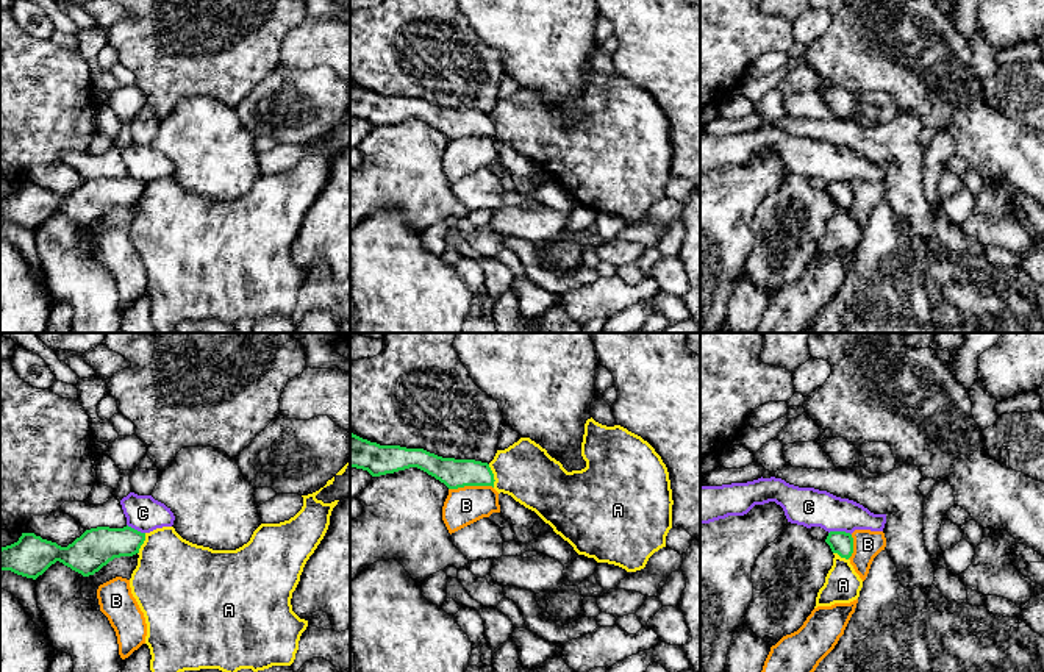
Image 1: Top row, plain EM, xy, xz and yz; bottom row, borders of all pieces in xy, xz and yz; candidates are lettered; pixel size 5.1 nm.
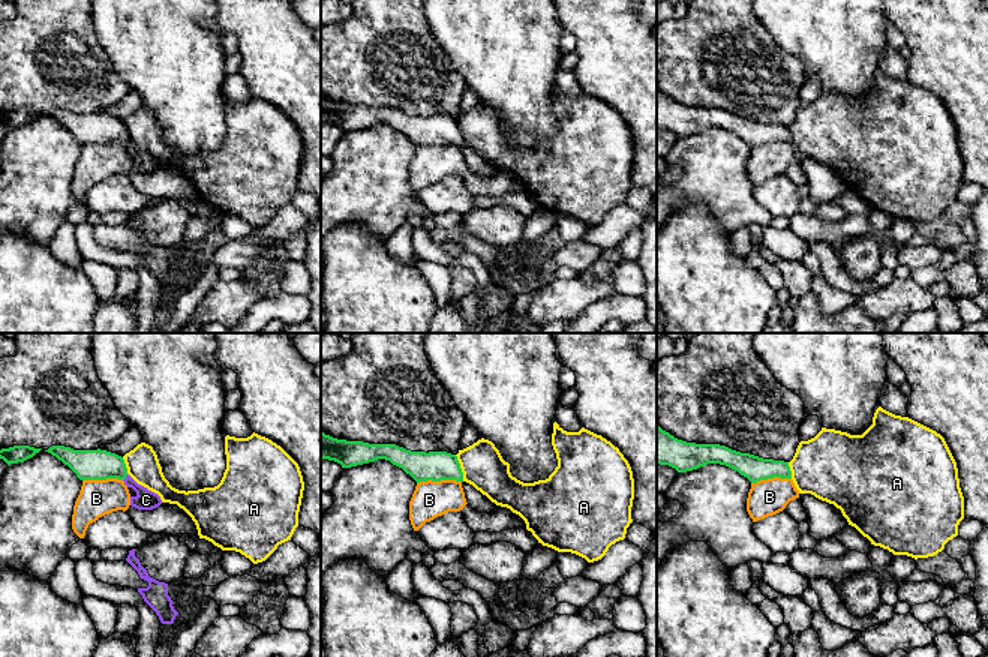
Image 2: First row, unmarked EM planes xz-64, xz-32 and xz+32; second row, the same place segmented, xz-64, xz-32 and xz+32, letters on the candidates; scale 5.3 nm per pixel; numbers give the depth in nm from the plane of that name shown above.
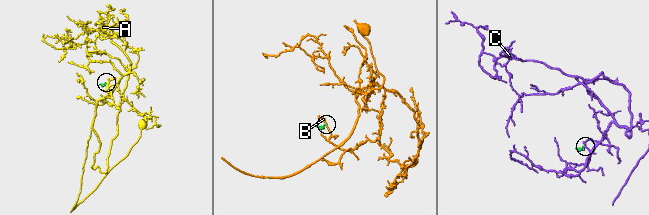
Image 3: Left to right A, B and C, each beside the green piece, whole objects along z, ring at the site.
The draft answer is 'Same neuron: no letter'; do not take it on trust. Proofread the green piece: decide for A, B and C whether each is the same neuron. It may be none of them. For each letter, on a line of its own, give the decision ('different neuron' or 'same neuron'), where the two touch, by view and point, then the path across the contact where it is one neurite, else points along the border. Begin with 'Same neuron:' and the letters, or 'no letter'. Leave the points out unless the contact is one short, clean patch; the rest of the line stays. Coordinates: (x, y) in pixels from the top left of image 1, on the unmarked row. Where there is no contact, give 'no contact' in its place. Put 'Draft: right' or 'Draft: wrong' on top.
Draft: right
Same neuron: no letter
A: different neuron | xz (493, 125) | along xz (488, 114), (494, 136)
B: different neuron | xz (471, 135) | along xz (493, 136), (458, 136), (449, 139)
C: different neuron | yz (840, 182) | along yz (829, 182), (847, 182), (850, 185)

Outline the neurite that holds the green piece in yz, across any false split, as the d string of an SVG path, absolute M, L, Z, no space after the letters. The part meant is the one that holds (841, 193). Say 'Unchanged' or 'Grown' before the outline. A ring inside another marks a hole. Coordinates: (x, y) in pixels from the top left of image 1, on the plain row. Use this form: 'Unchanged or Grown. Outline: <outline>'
Unchanged. Outline: M830 181L825 192L830 195L833 203L849 209L853 203L853 188L846 181Z

